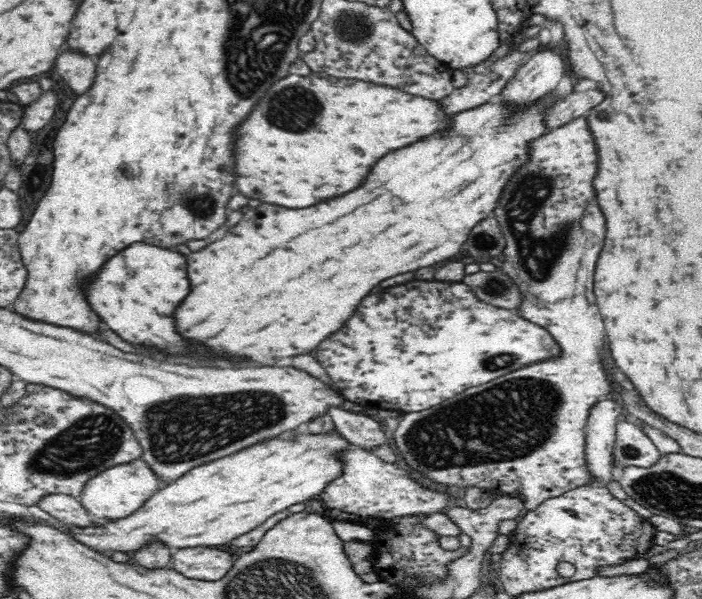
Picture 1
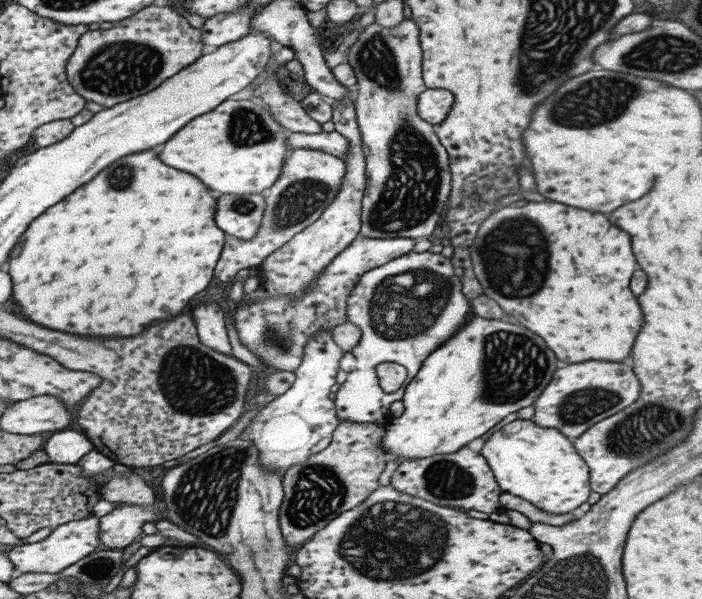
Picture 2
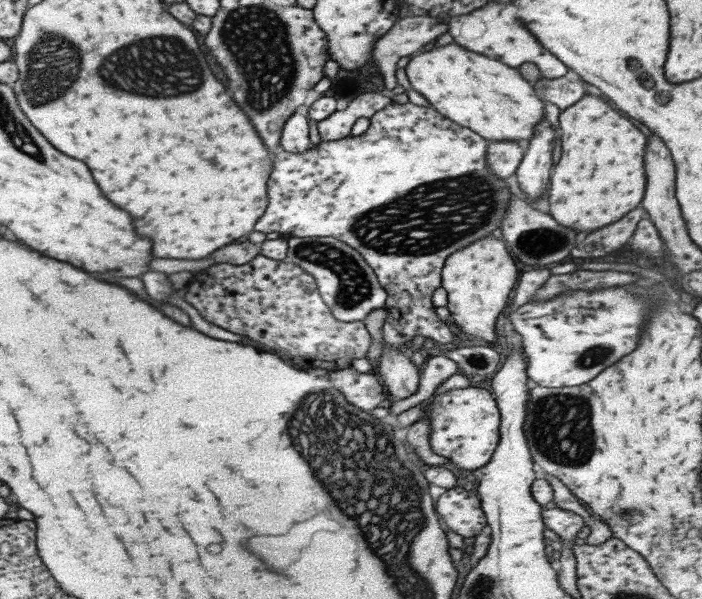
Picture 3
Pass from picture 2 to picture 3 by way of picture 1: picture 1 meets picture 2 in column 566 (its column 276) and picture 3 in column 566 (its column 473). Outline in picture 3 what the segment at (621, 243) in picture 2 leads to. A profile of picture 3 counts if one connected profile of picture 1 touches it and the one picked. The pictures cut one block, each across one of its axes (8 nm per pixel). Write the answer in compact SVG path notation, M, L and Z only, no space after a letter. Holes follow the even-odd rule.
M591 92L590 94L584 95L580 98L579 102L569 106L569 108L566 108L564 111L560 111L559 124L560 130L562 130L562 136L560 136L560 140L562 142L562 156L560 156L558 164L554 166L554 174L552 174L550 178L548 214L550 214L550 216L552 216L560 226L566 226L569 230L578 232L579 234L580 232L584 232L584 234L580 234L583 236L586 232L594 232L598 230L598 228L604 228L604 226L608 226L608 224L618 222L622 216L626 216L630 210L634 210L634 208L642 202L644 186L646 186L646 174L644 174L644 144L646 144L646 140L644 140L644 134L642 134L642 132L640 132L640 130L638 130L630 120L622 118L622 116L616 111L615 106L597 92Z

